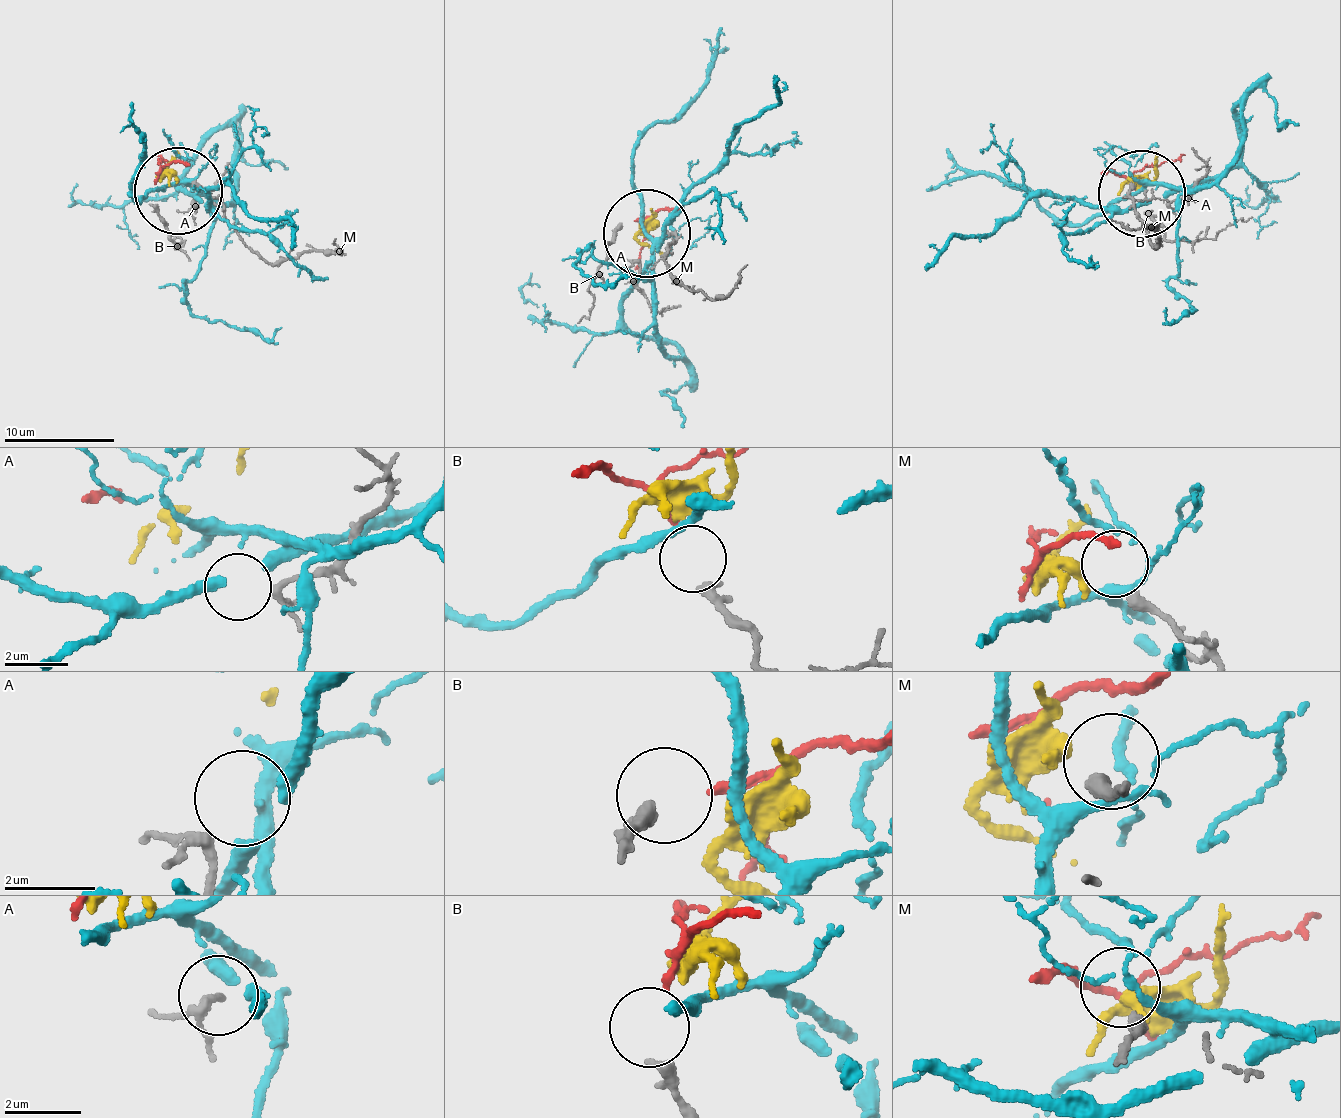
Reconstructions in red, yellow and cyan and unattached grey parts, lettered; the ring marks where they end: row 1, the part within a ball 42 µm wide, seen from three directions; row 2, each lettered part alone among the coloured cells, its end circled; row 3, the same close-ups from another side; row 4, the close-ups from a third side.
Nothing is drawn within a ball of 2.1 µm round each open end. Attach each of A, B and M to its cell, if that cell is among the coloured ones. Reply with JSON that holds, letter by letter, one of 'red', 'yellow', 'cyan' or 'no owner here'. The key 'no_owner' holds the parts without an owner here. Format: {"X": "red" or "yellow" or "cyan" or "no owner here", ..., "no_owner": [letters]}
{"A": "no owner here", "B": "red", "M": "no owner here", "no_owner": ["A", "M"]}

